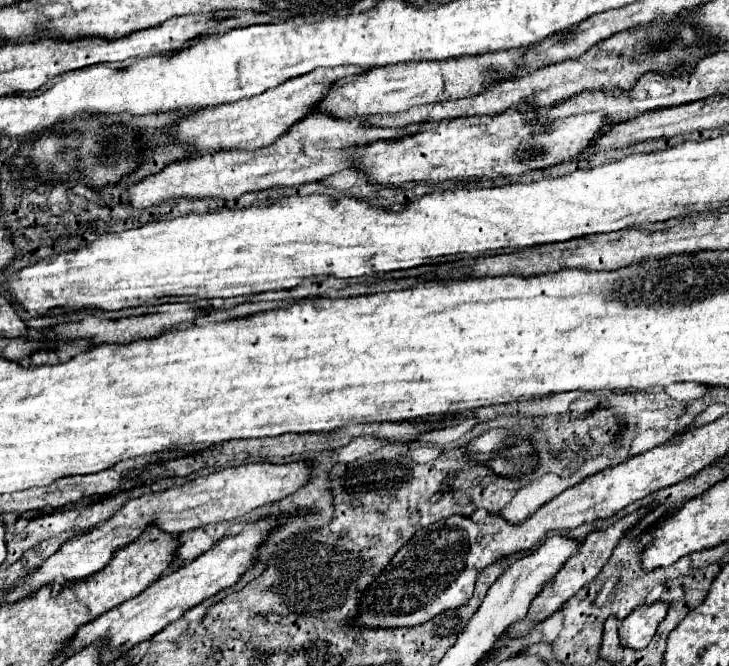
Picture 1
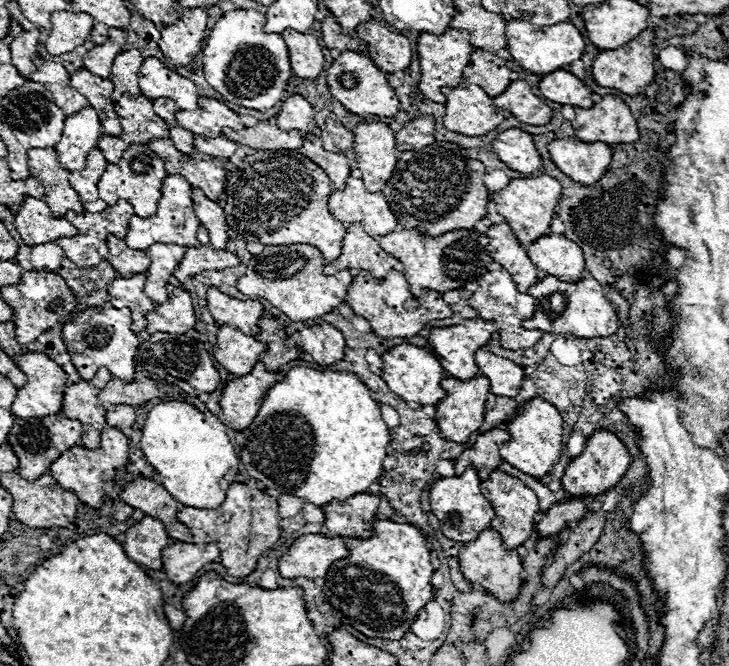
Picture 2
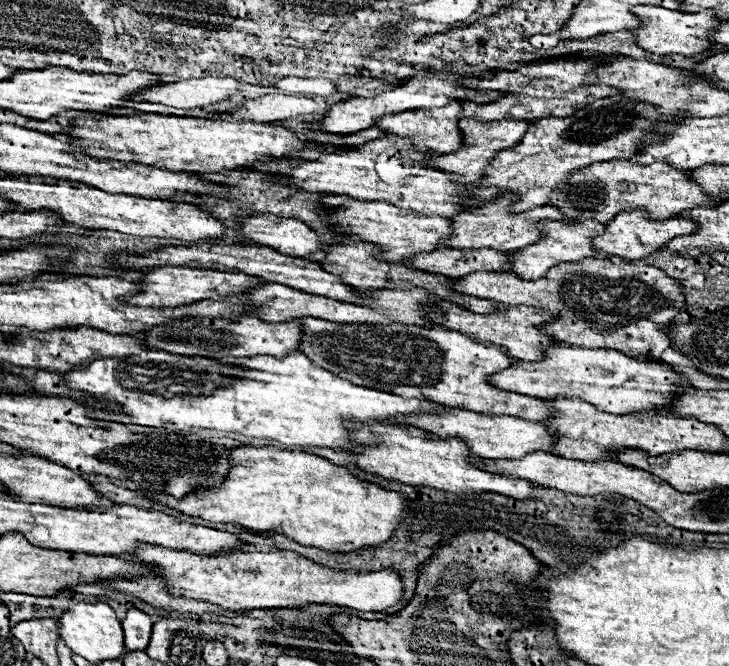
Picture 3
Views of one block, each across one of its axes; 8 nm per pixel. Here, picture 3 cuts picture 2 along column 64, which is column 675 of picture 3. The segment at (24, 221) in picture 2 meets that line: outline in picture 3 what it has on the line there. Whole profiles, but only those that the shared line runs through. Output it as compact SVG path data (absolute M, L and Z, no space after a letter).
M642 210L620 212L606 224L604 234L600 234L592 240L592 246L610 256L620 256L624 260L640 260L640 258L646 258L648 254L656 252L660 246L664 246L672 238L682 236L682 234L692 234L694 230L696 230L696 224L690 220L654 220L652 222L652 220L646 220L646 212L642 212Z

